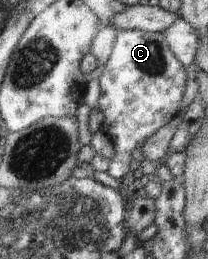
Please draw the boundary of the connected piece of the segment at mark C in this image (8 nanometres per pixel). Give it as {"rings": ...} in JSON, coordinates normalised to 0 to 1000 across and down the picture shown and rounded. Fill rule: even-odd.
{"rings":[[[567,116],[529,212],[495,251],[490,286],[466,301],[476,375],[462,413],[495,444],[481,502],[538,548],[548,598],[524,610],[514,664],[529,683],[582,695],[620,660],[635,579],[678,568],[750,502],[769,498],[856,436],[865,386],[894,313],[889,259],[827,212],[774,127],[688,124],[673,116]]]}

